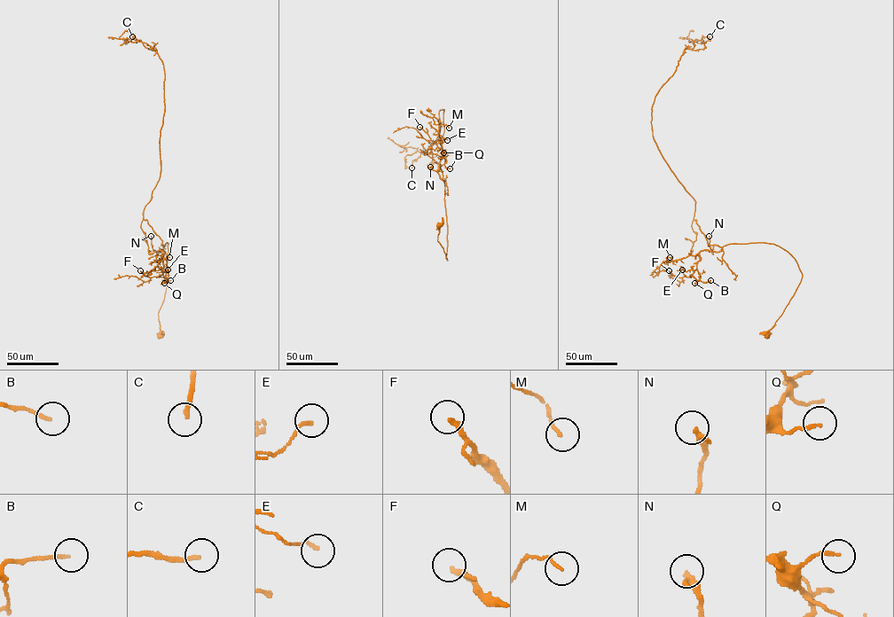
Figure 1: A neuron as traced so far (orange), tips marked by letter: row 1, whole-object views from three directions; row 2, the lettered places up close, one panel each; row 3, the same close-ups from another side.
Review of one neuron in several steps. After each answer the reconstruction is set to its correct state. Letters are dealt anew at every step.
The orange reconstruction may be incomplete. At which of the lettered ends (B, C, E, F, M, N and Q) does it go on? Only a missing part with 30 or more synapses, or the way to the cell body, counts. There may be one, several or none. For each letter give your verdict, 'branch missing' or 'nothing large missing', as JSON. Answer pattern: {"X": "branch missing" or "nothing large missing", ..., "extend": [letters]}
{"B": "nothing large missing", "C": "branch missing", "E": "nothing large missing", "F": "branch missing", "M": "nothing large missing", "N": "nothing large missing", "Q": "nothing large missing", "extend": ["C", "F"]}

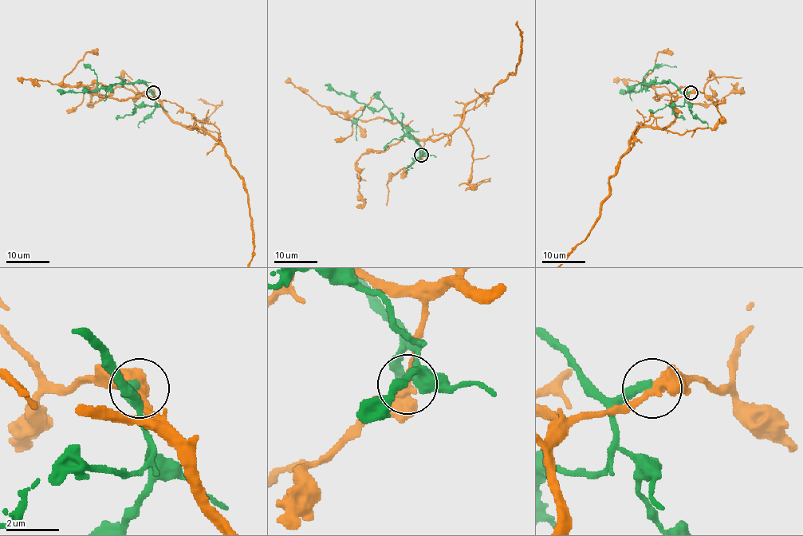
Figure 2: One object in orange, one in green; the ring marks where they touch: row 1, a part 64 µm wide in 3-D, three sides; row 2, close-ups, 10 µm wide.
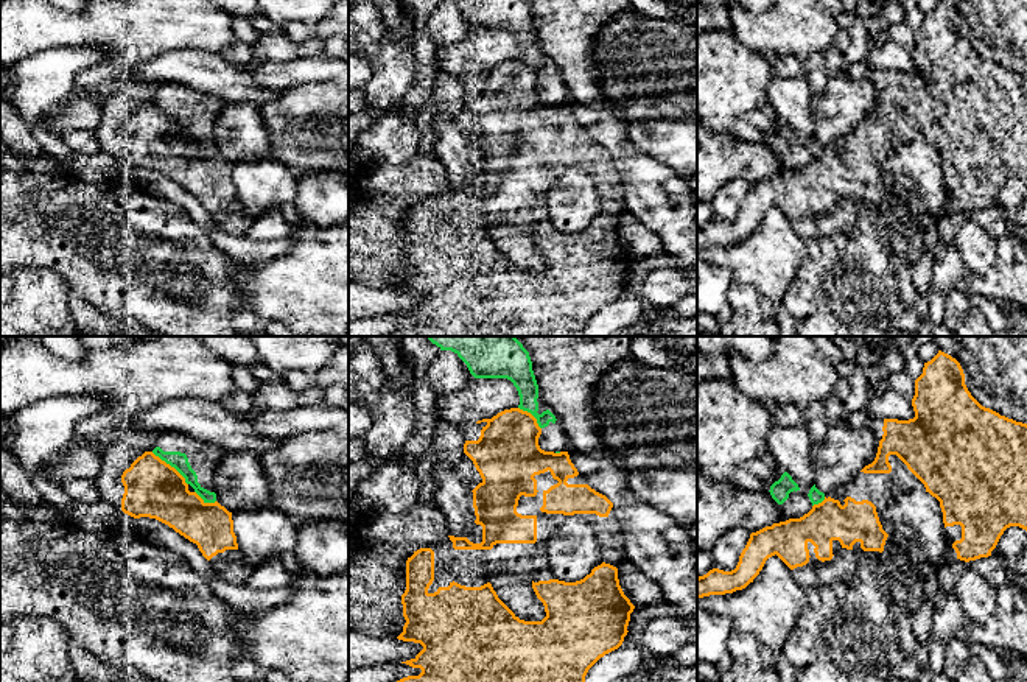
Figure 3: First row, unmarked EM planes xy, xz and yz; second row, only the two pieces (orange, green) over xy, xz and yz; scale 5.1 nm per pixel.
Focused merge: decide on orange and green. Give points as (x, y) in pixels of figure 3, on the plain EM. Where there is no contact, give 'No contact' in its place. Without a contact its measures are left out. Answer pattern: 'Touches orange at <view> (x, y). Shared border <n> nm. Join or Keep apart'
Touches orange at xy (170, 117). Shared border 260 nm. Keep apart

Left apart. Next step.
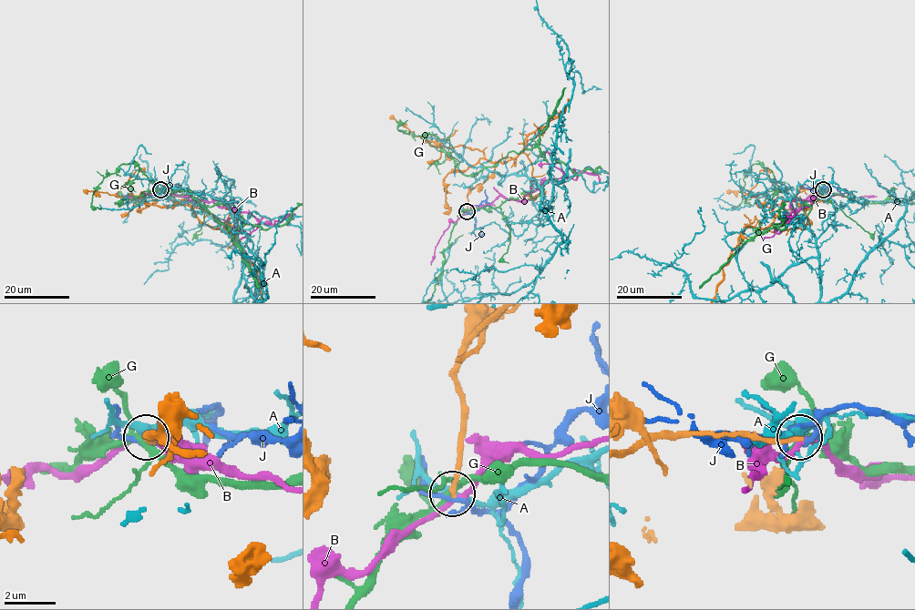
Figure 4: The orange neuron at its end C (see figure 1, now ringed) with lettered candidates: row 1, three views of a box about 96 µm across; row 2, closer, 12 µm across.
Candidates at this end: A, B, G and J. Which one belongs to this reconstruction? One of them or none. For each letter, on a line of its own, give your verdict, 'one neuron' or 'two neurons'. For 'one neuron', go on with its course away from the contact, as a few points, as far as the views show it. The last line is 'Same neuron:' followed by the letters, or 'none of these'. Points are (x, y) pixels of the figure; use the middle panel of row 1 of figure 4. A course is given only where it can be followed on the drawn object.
A: two neurons
B: two neurons
G: two neurons
J: two neurons
Same neuron: none of these

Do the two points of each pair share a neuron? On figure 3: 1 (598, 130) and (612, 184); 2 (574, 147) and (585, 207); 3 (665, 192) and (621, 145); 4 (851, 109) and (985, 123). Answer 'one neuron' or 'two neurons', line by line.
1: two neurons
2: one neuron
3: one neuron
4: two neurons

